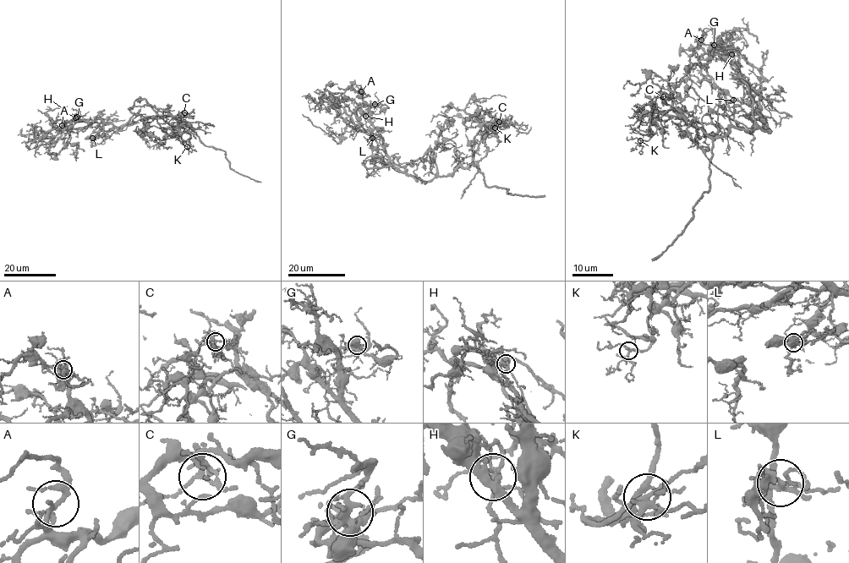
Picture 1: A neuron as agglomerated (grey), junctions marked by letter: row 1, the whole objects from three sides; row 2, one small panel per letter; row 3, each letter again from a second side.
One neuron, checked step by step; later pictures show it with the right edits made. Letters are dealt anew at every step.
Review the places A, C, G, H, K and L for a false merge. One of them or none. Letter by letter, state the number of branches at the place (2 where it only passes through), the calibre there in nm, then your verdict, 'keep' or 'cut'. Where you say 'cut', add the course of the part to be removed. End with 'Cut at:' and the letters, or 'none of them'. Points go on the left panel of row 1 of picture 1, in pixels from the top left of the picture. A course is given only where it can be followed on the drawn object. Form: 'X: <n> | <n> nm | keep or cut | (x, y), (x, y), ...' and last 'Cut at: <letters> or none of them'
A: 6 | 200 nm | keep
C: 7 | 190 nm | keep
G: 8 | 240 nm | keep
H: 6 | 180 nm | cut | (74, 117), (81, 122), (101, 122), (106, 123), (103, 129), (117, 128), (117, 132), (139, 122)
K: 5 | 190 nm | keep
L: 6 | 200 nm | keep
Cut at: H

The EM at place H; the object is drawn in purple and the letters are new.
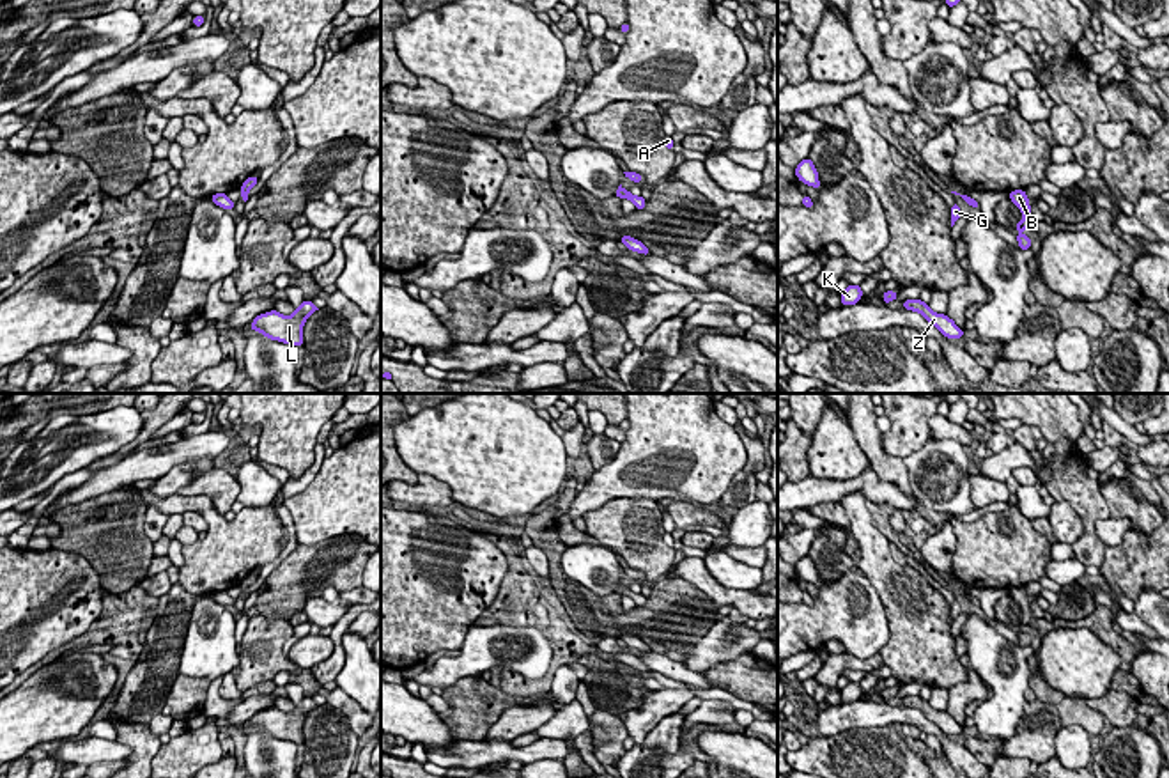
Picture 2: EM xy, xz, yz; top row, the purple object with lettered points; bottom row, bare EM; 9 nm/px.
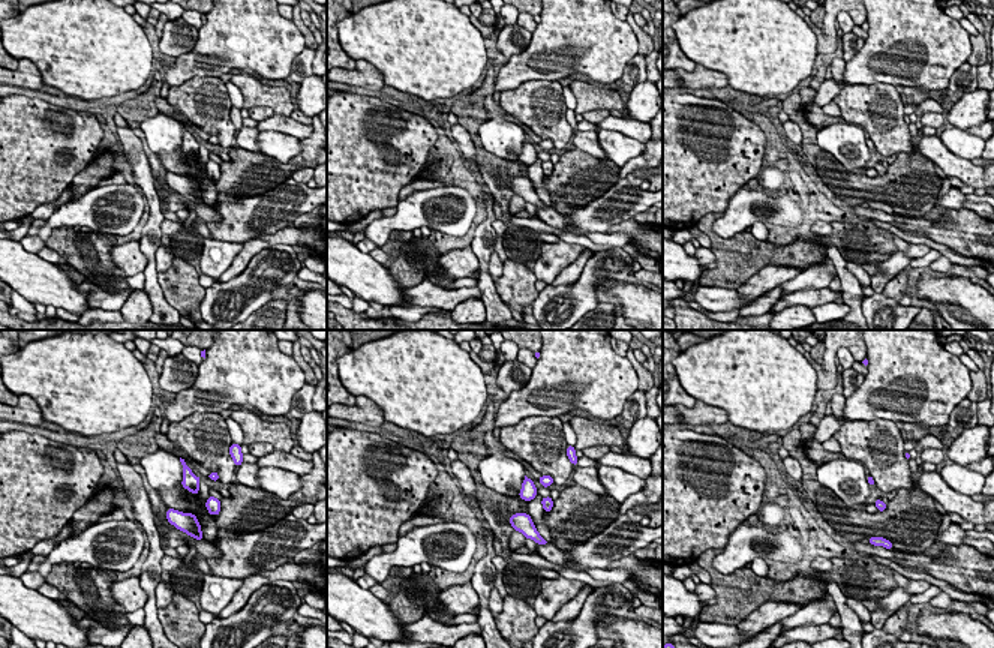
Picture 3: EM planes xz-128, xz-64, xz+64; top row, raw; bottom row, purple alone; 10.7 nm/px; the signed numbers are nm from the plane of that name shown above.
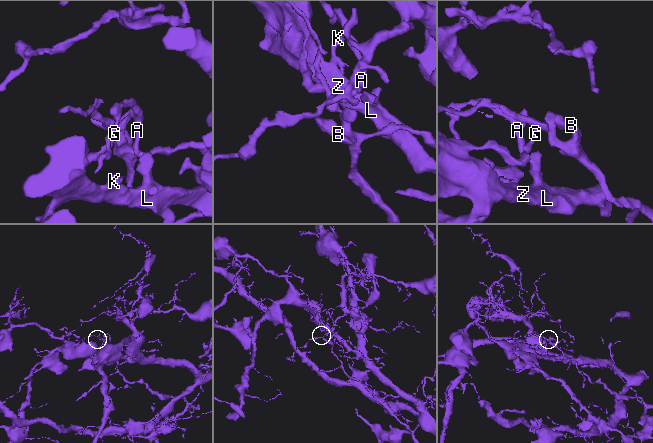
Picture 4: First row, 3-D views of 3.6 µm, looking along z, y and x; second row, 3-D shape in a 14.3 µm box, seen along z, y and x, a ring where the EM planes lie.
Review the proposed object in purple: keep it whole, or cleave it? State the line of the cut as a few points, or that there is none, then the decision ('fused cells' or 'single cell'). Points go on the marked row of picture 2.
yz (976, 202), (978, 208) | fused cells

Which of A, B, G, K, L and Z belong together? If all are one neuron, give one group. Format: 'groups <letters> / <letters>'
groups A G K L Z / B

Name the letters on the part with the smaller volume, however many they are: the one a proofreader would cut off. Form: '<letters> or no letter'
B

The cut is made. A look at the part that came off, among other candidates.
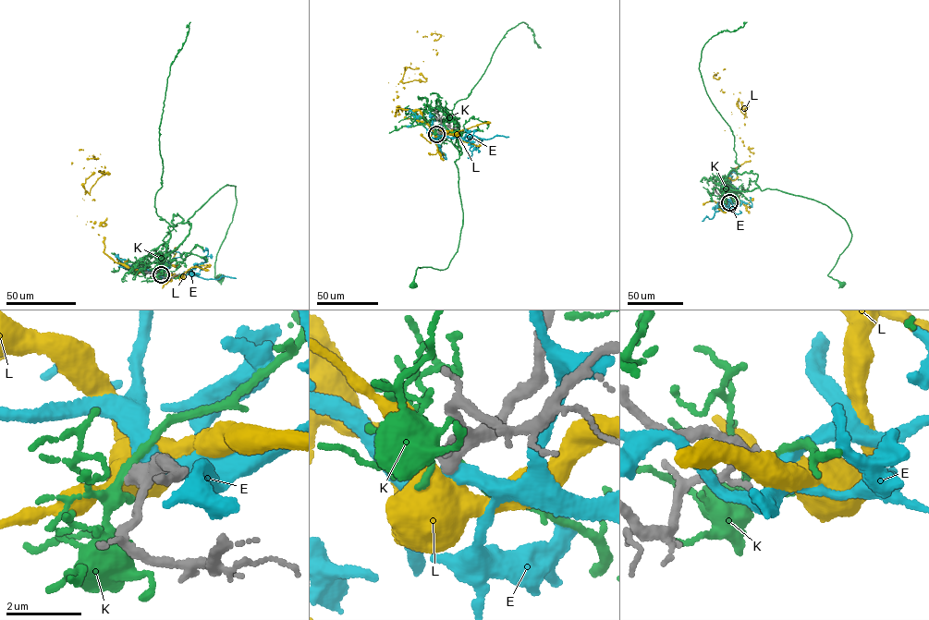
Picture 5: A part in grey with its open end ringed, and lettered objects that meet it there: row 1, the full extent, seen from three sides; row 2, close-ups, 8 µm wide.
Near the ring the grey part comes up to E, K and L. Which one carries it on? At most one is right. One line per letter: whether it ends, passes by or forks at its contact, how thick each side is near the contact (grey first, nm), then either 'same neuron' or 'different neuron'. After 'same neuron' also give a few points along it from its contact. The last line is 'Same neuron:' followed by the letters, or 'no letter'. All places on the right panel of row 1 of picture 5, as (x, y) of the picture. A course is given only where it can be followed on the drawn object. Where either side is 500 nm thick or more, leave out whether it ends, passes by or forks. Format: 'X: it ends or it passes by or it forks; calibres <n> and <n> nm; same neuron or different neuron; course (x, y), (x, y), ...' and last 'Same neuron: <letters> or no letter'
E: it passes by; calibres 480 and 380 nm; different neuron
K: it forks; calibres 360 and 220 nm; different neuron
L: it passes by; calibres 460 and 480 nm; different neuron
Same neuron: no letter

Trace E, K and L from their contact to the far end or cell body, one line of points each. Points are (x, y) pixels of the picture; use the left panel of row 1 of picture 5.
E: (161, 274), (179, 275), (189, 270), (207, 279), (236, 278)
K: (160, 274), (167, 265), (161, 259), (189, 234), (188, 220), (226, 184), (237, 200), (216, 254), (219, 278)
L: (160, 274), (104, 253), (94, 224), (77, 216), (86, 179), (101, 166), (81, 150), (71, 164)

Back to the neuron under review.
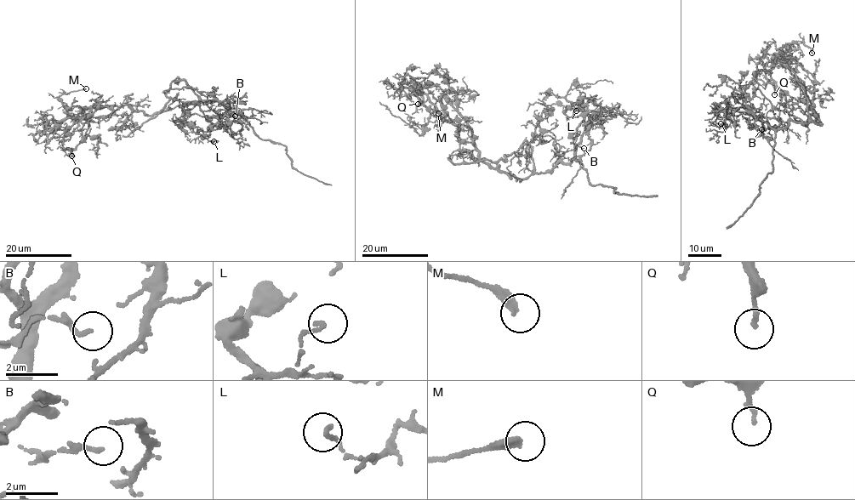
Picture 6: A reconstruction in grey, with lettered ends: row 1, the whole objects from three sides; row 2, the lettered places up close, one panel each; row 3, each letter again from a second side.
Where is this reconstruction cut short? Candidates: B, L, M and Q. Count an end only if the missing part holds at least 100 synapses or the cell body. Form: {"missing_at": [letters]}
{"missing_at": []}

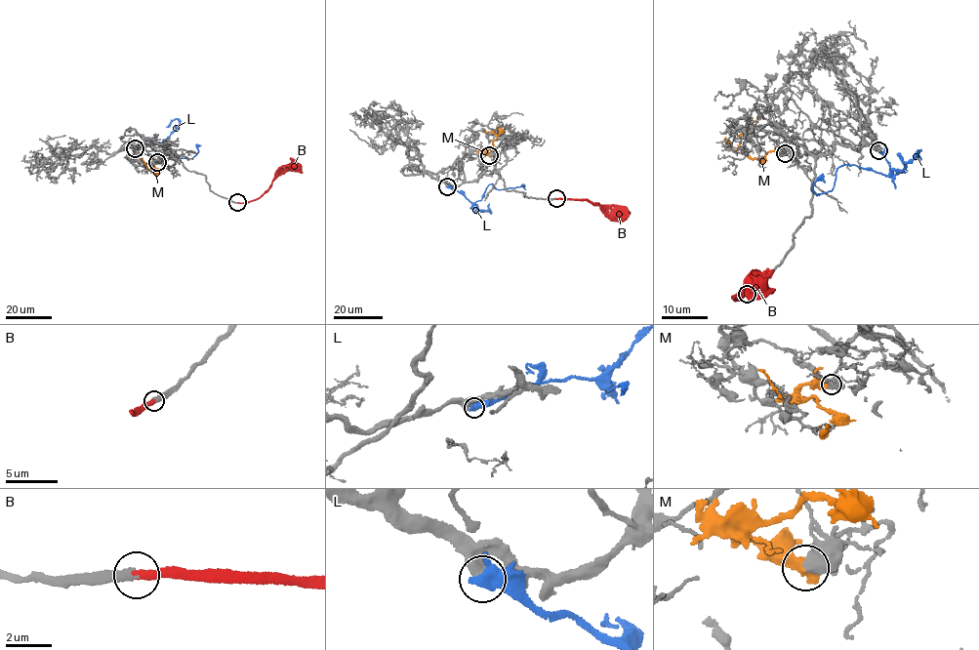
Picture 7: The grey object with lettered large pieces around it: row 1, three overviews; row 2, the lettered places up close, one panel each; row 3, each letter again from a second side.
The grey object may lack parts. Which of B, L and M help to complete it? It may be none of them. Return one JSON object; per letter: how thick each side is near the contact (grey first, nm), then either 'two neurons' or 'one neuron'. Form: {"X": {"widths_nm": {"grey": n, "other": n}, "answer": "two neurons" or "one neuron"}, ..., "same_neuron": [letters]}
{"B": {"widths_nm": {"grey": 280, "other": 280}, "answer": "one neuron"}, "L": {"widths_nm": {"grey": 480, "other": 600}, "answer": "two neurons"}, "M": {"widths_nm": {"grey": 440, "other": 600}, "answer": "two neurons"}, "same_neuron": ["B"]}

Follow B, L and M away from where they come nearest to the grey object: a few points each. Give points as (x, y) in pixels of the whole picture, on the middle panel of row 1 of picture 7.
B: (556, 199), (585, 198), (630, 213)
L: (447, 186), (462, 192), (474, 204), (482, 198), (490, 184), (496, 189), (524, 184), (525, 189)
M: (489, 155), (482, 151), (492, 148), (497, 137), (491, 131), (483, 131)

